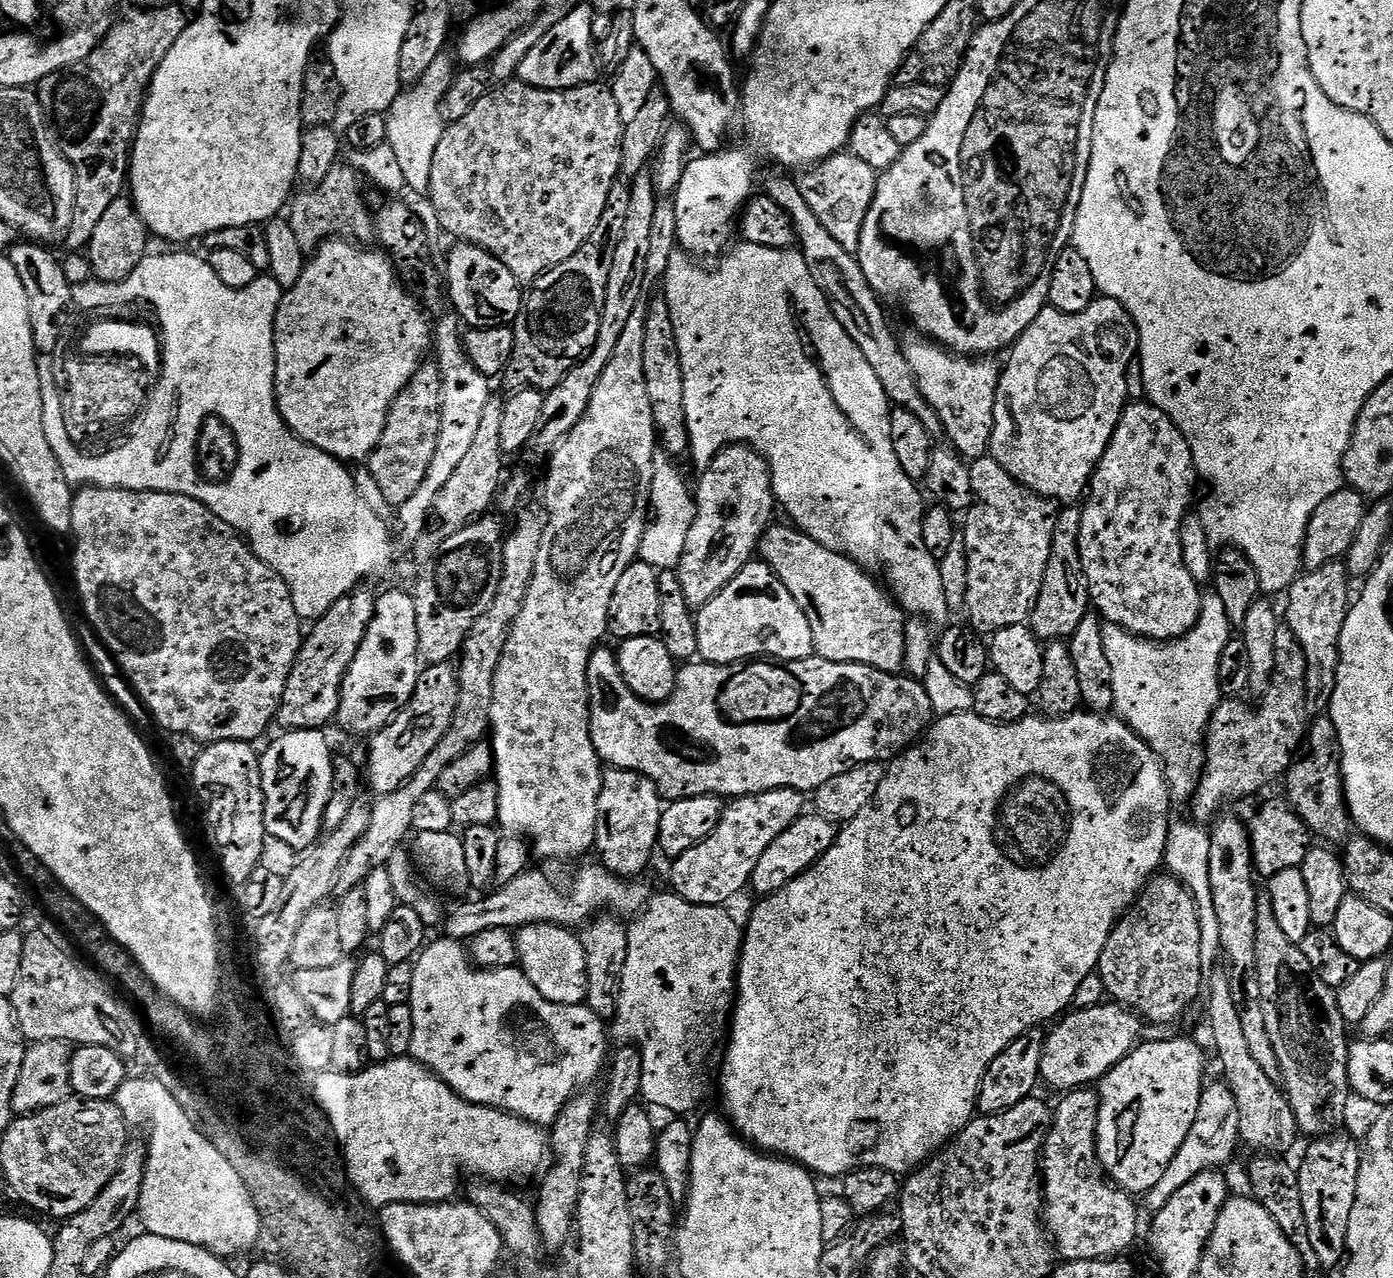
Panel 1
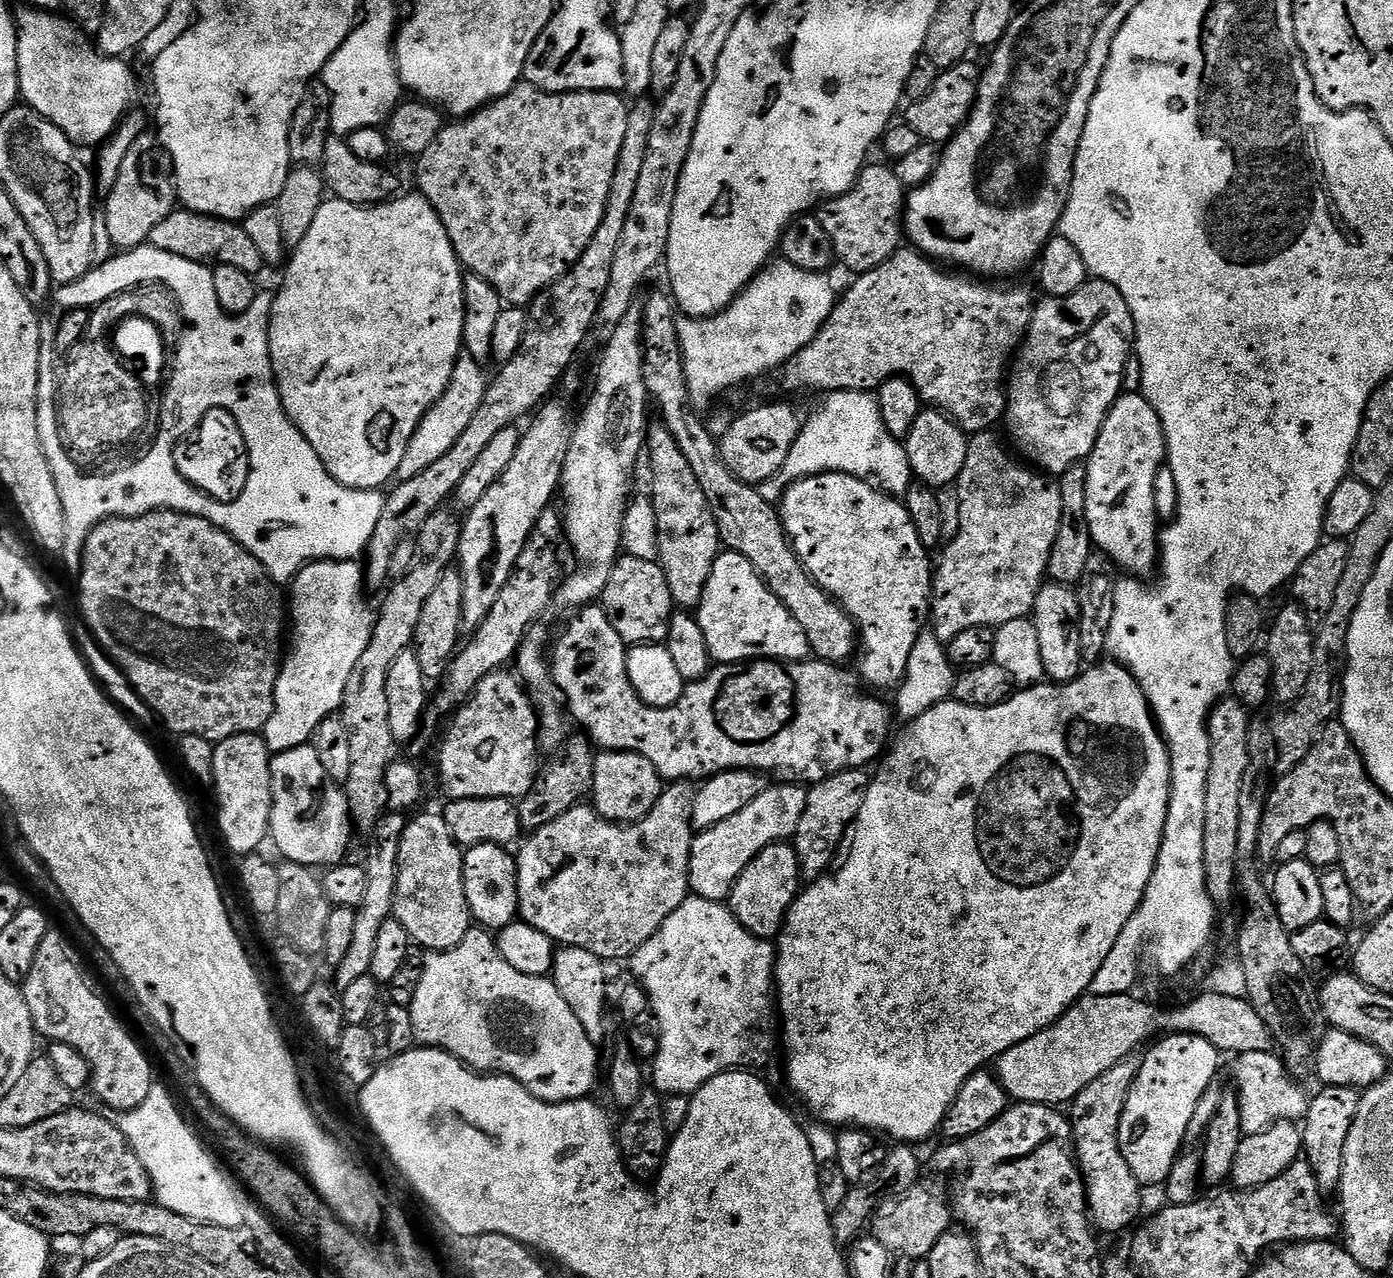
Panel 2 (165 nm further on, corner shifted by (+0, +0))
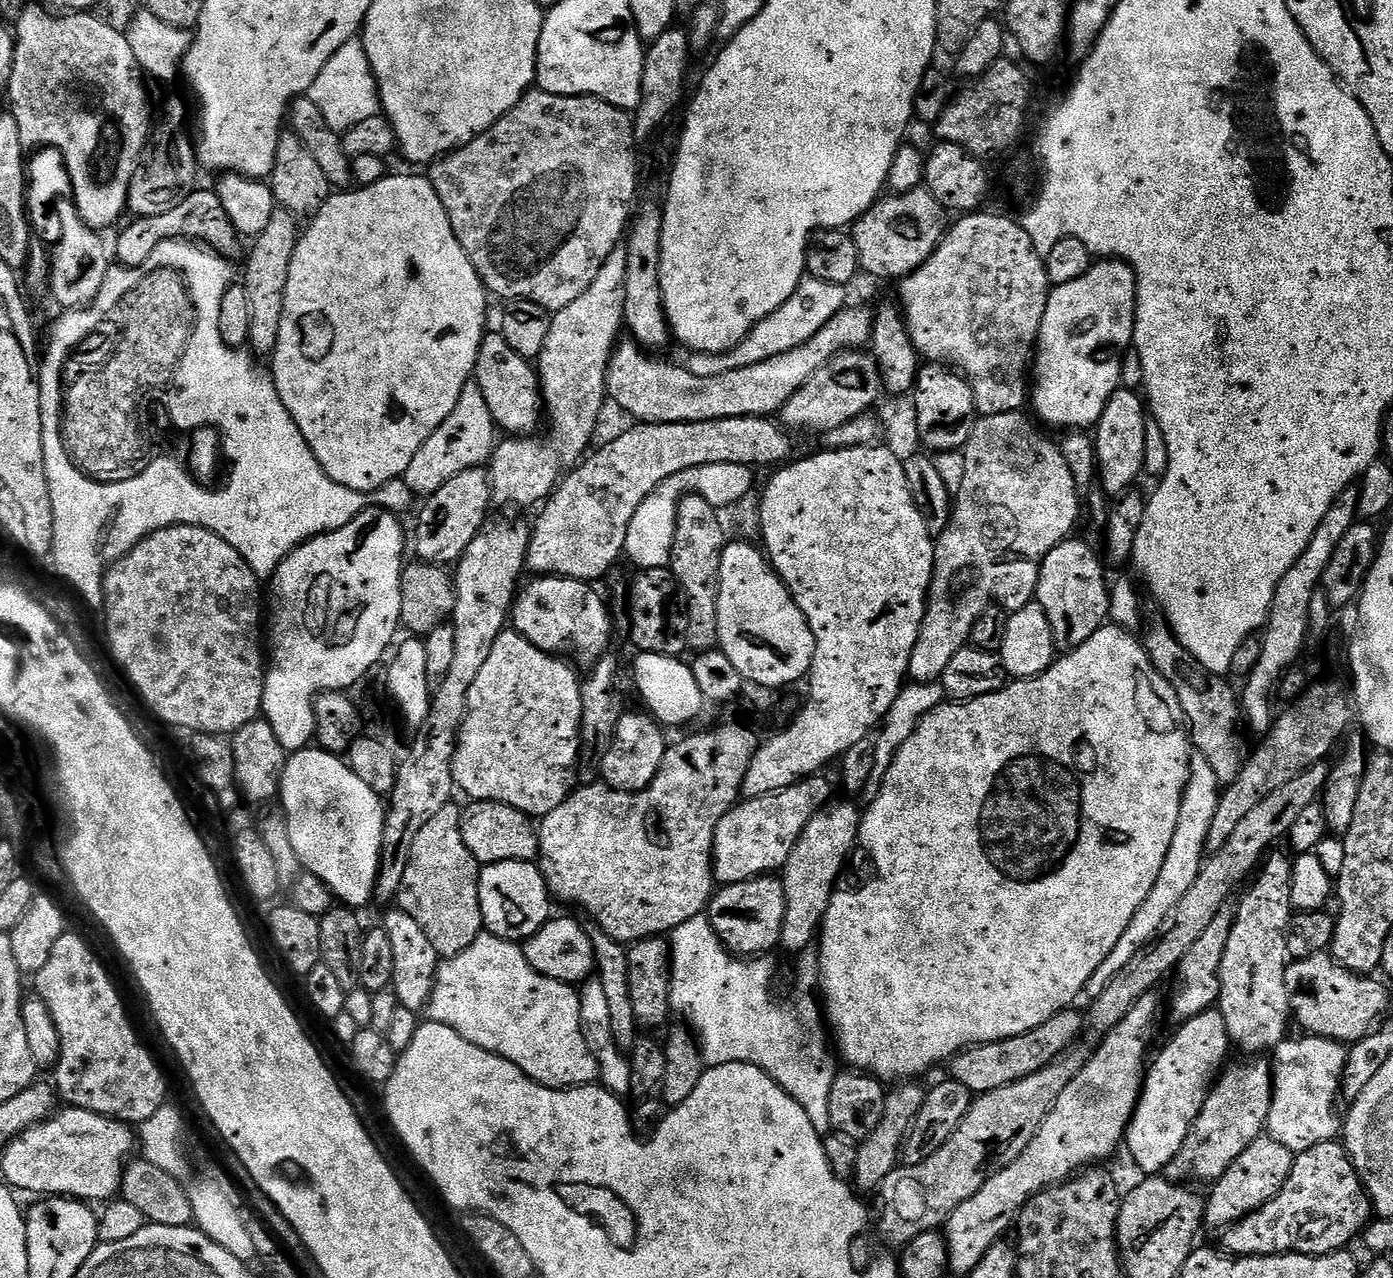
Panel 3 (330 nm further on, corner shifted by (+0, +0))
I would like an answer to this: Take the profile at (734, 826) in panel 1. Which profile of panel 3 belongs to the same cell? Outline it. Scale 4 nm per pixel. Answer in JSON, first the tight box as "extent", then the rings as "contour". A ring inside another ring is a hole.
{"extent":[712,774,832,886],"contour":[[[824,774],[807,776],[786,790],[744,800],[730,809],[718,822],[714,834],[712,870],[715,883],[720,886],[737,884],[755,880],[757,876],[779,873],[799,842],[806,824],[829,803],[828,795],[832,788],[826,777]]]}

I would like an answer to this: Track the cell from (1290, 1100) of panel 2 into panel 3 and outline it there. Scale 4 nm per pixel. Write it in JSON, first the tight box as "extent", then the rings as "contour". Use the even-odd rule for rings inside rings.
{"extent":[1266,1034,1348,1154],"contour":[[[1304,1034],[1301,1035],[1301,1040],[1292,1040],[1293,1038],[1285,1039],[1283,1044],[1279,1044],[1274,1050],[1276,1056],[1276,1064],[1274,1063],[1274,1087],[1272,1089],[1272,1109],[1268,1115],[1268,1127],[1266,1129],[1267,1135],[1275,1140],[1277,1144],[1286,1146],[1294,1154],[1299,1154],[1310,1150],[1310,1146],[1318,1146],[1318,1142],[1326,1142],[1327,1140],[1336,1140],[1338,1133],[1342,1128],[1341,1117],[1336,1117],[1336,1096],[1338,1100],[1338,1093],[1342,1088],[1342,1081],[1344,1078],[1344,1065],[1348,1062],[1348,1052],[1345,1045],[1338,1040],[1331,1040],[1326,1037]]]}

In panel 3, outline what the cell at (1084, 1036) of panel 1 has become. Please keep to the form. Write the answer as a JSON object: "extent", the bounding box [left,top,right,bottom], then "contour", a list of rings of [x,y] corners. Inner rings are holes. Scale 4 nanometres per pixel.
{"extent":[950,1010,1085,1094],"contour":[[[1065,1010],[1054,1014],[1054,1018],[1026,1034],[966,1048],[950,1061],[951,1079],[957,1080],[974,1094],[1002,1090],[1002,1086],[1010,1086],[1022,1078],[1030,1078],[1030,1074],[1038,1074],[1038,1070],[1054,1062],[1080,1039],[1085,1027],[1085,1017],[1079,1011]]]}

